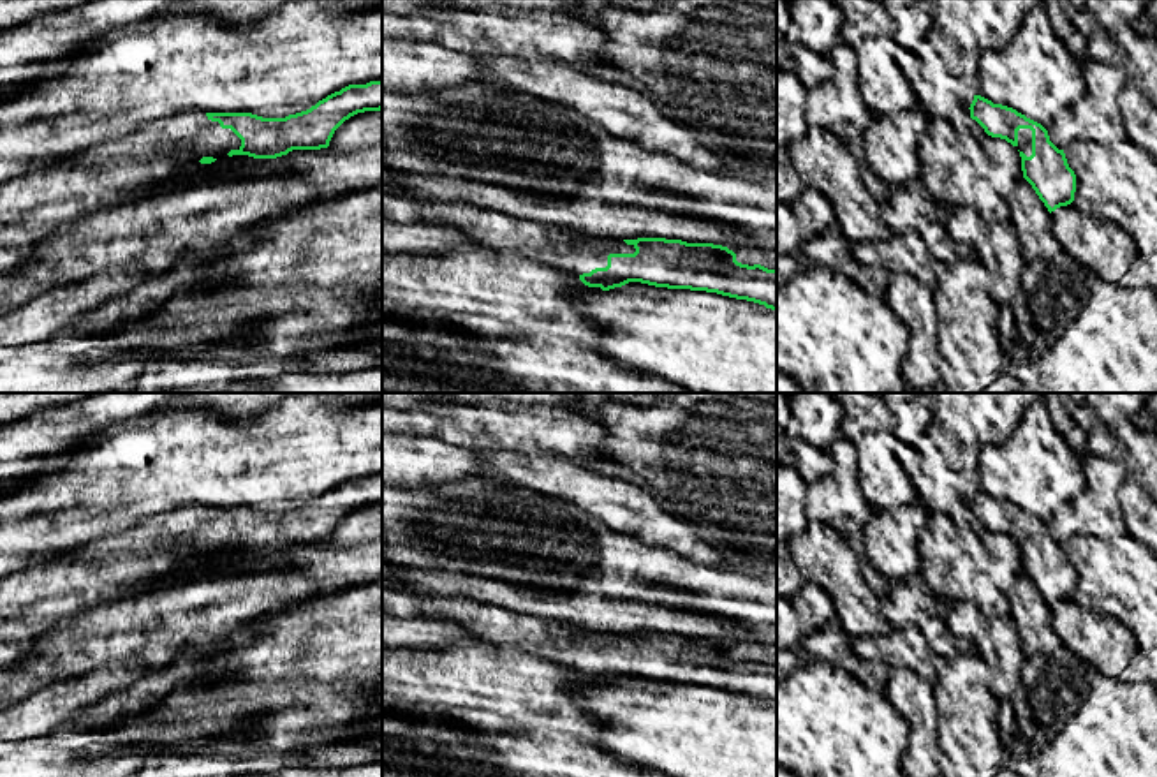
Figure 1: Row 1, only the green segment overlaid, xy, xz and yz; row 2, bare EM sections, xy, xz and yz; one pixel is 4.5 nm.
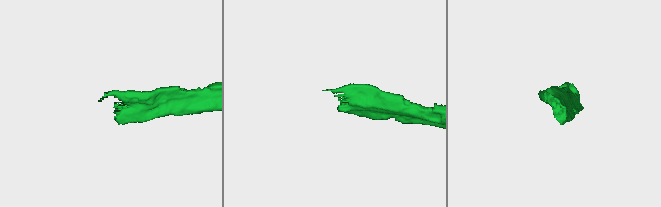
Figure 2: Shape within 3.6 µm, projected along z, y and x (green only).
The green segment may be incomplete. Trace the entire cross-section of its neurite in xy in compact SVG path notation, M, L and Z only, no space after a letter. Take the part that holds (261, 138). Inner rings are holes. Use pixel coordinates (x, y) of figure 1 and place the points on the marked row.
M382 79L349 85L306 111L285 118L252 113L180 113L151 122L120 137L21 174L0 185L0 245L28 248L72 220L153 196L169 181L181 181L190 164L211 164L218 157L248 155L276 159L292 150L328 148L335 130L350 116L382 109Z

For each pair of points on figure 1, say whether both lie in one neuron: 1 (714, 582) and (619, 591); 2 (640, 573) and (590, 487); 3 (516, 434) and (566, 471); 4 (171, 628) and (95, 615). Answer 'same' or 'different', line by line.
1: same
2: different
3: different
4: same

